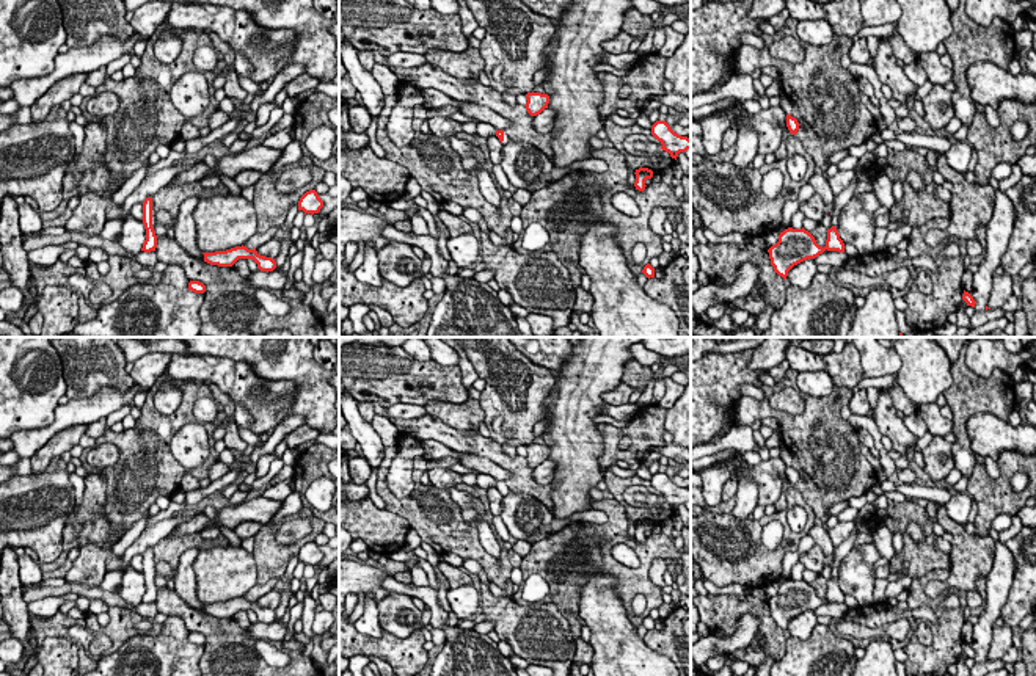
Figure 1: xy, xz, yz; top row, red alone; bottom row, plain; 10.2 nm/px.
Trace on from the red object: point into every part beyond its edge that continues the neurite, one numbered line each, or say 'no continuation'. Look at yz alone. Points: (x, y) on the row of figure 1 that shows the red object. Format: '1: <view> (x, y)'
1: yz (842, 199)

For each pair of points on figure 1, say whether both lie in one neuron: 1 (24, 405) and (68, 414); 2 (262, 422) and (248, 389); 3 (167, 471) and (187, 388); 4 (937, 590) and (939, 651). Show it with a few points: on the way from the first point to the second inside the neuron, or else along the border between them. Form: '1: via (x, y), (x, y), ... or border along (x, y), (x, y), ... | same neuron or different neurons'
1: border along (58, 405), (54, 419), (44, 427), (21, 428) | different neurons
2: via (262, 414), (262, 403), (256, 397) | same neuron
3: via (162, 450), (162, 433), (186, 408) | same neuron
4: border along (950, 570), (945, 579), (926, 584), (930, 598) | different neurons

